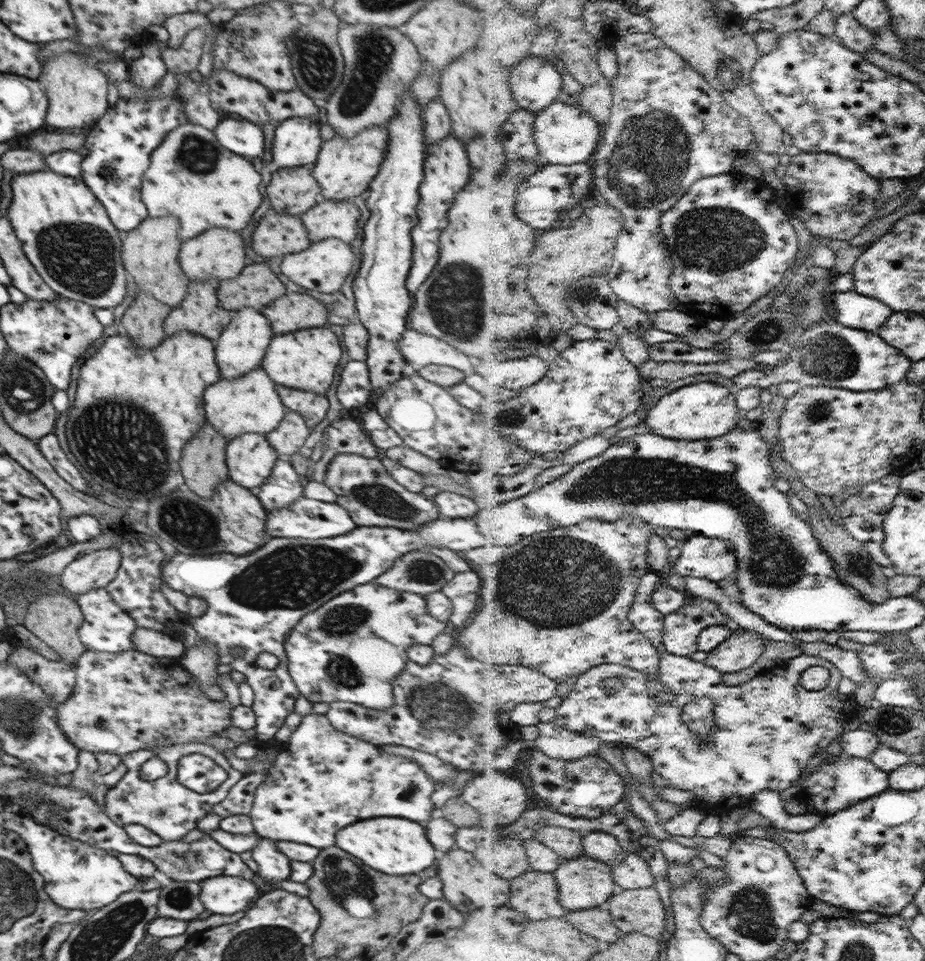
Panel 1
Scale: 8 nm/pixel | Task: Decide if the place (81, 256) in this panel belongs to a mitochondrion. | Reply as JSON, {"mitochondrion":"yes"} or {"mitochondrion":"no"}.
{"mitochondrion":"yes"}

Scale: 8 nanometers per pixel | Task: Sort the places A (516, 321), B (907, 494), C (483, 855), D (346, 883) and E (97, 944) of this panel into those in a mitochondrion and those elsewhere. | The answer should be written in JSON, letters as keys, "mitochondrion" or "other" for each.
{"A":"other","B":"other","C":"other","D":"mitochondrion","E":"mitochondrion"}

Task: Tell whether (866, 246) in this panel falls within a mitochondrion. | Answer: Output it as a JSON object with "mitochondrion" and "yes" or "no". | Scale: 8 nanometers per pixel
{"mitochondrion":"no"}

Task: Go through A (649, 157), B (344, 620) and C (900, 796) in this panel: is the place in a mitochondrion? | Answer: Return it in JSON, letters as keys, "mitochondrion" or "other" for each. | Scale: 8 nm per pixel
{"A":"mitochondrion","B":"mitochondrion","C":"other"}

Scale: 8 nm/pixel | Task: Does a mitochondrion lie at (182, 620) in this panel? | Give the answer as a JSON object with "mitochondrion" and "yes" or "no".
{"mitochondrion":"no"}

